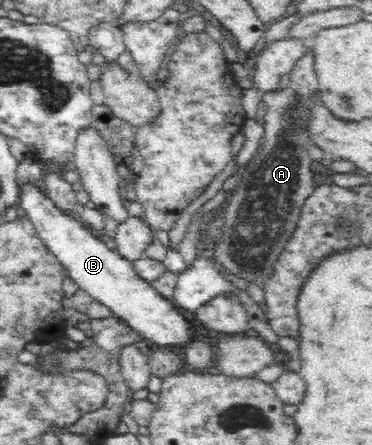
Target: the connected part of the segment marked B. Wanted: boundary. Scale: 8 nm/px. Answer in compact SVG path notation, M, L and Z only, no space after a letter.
M37 183L19 187L19 191L21 199L18 204L25 210L26 219L35 225L37 236L62 264L65 275L78 285L78 289L86 291L93 299L109 307L118 320L153 344L172 349L182 348L189 339L195 337L190 323L174 304L153 289L150 282L139 278L133 263L120 257L106 239L95 237L70 212L59 210L43 194Z

